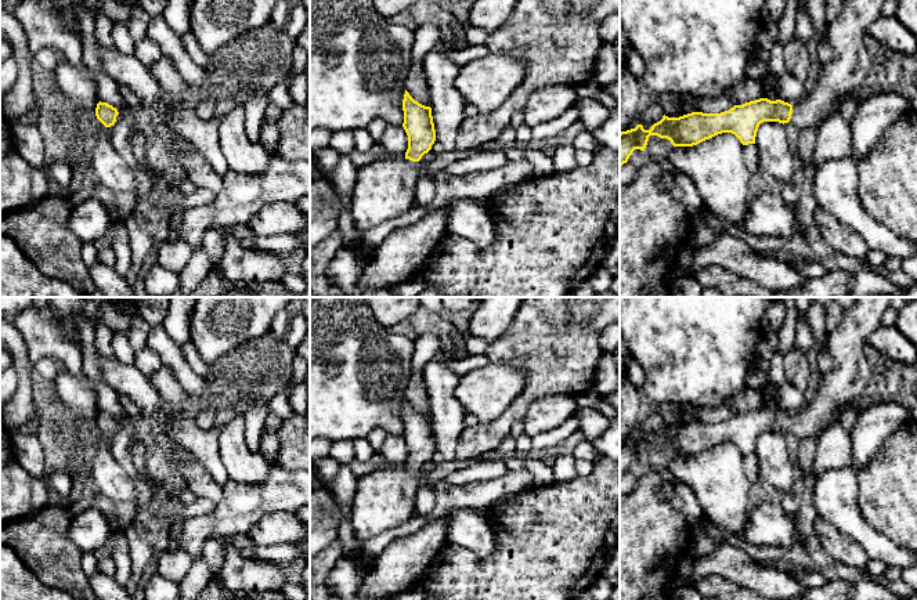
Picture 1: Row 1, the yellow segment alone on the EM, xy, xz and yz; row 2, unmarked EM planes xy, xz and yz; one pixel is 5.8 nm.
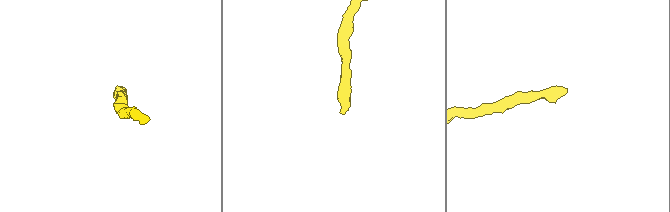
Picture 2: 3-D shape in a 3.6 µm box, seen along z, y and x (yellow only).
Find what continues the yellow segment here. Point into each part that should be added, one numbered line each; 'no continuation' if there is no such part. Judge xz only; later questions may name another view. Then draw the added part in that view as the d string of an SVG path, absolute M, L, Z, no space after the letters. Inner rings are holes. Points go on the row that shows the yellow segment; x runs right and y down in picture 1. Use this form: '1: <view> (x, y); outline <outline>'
1: xz (385, 188); outline M389 156L357 169L350 202L357 229L367 232L414 207L419 176L419 162Z

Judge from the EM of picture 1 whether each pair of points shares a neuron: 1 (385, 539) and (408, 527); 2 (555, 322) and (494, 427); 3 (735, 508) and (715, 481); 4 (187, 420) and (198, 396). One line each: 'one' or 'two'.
1: one
2: one
3: one
4: two

